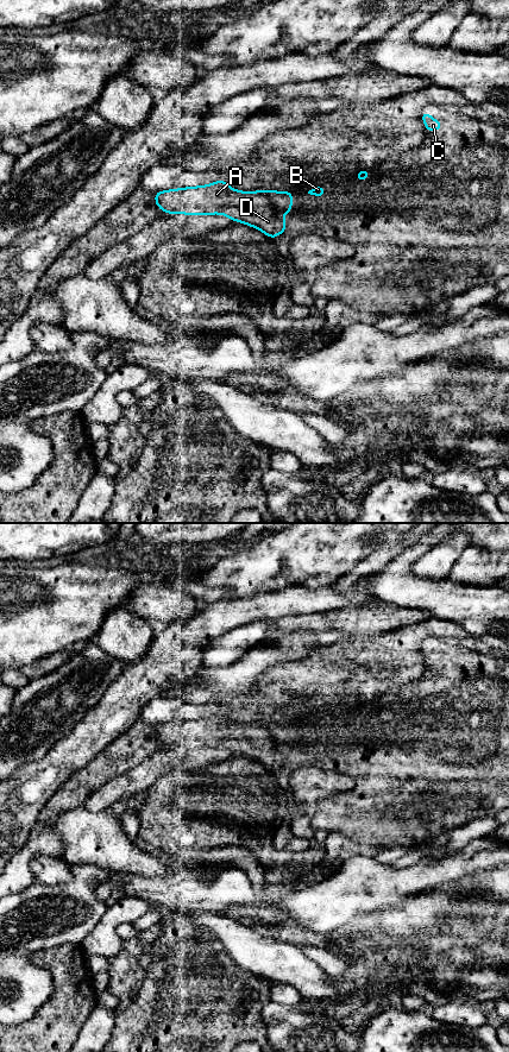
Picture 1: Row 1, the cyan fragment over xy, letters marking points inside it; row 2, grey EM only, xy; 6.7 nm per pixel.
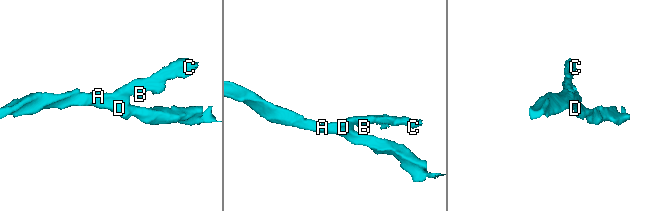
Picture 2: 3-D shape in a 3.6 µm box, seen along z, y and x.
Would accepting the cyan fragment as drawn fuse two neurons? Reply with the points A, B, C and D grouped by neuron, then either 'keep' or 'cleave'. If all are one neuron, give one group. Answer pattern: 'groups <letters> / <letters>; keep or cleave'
groups A D / B C; cleave

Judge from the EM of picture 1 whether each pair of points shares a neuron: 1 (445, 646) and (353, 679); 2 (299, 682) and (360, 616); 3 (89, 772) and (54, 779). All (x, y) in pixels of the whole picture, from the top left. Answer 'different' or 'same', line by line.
1: different
2: different
3: different

